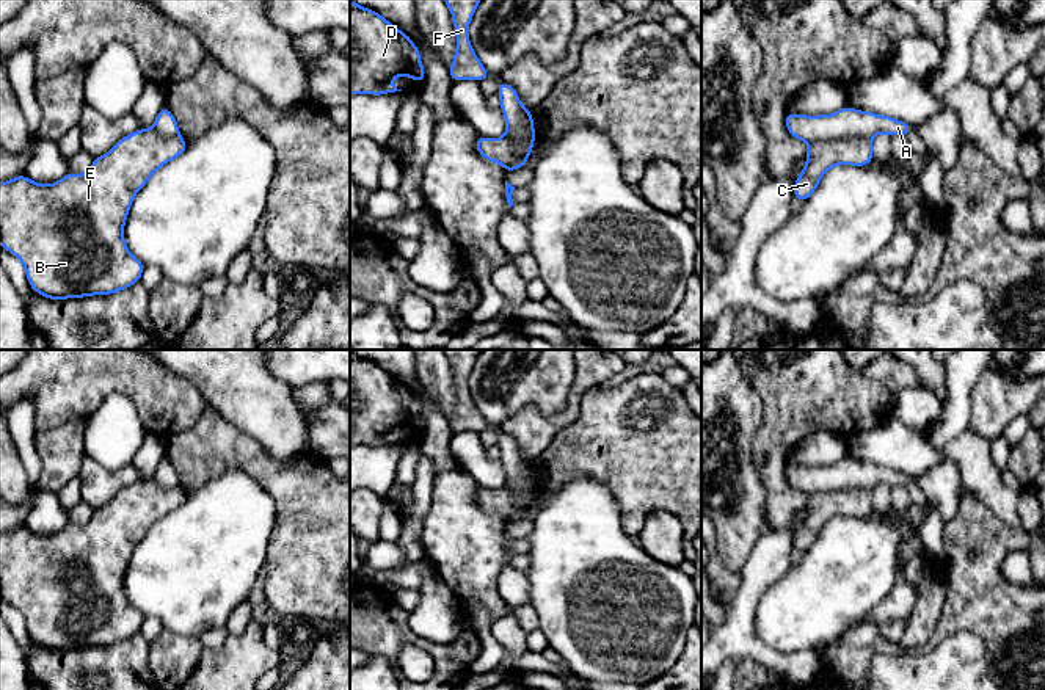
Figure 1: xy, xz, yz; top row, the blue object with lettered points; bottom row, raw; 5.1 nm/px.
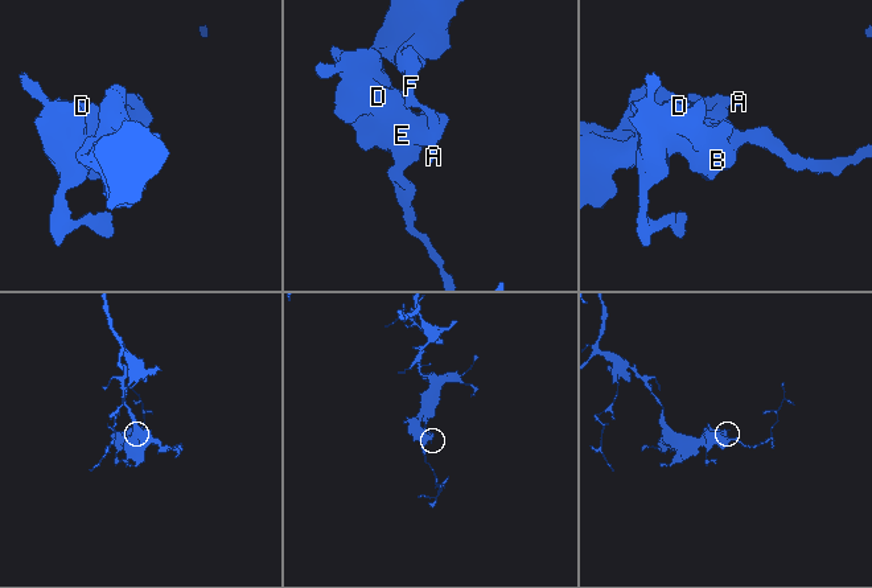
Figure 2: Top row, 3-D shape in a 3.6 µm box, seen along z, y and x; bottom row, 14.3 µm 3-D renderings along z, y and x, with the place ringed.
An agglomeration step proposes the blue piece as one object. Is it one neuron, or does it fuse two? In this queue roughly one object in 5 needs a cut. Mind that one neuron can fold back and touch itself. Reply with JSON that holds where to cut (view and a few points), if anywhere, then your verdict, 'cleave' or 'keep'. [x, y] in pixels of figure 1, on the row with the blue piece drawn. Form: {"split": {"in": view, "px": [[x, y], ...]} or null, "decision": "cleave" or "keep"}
{"split": {"in": "yz", "px": [[870, 137], [837, 137], [810, 145]]}, "decision": "cleave"}

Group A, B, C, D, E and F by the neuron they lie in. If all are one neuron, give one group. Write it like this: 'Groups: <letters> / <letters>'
Groups: A F / B C D E

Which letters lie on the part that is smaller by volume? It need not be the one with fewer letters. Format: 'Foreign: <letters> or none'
Foreign: B, C, D, E

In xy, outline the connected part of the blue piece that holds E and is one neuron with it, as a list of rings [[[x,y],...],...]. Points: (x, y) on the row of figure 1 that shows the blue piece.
[[[138,129],[121,138],[115,147],[93,160],[85,174],[67,172],[61,180],[41,185],[25,174],[0,183],[0,246],[14,254],[25,267],[30,287],[49,300],[111,295],[141,281],[144,265],[126,246],[124,224],[135,194],[151,176],[177,158],[187,149],[187,141],[177,136],[162,136],[154,129]]]

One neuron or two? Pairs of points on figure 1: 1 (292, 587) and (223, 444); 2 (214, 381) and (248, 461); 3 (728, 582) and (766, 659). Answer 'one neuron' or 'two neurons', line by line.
1: one neuron
2: two neurons
3: two neurons

